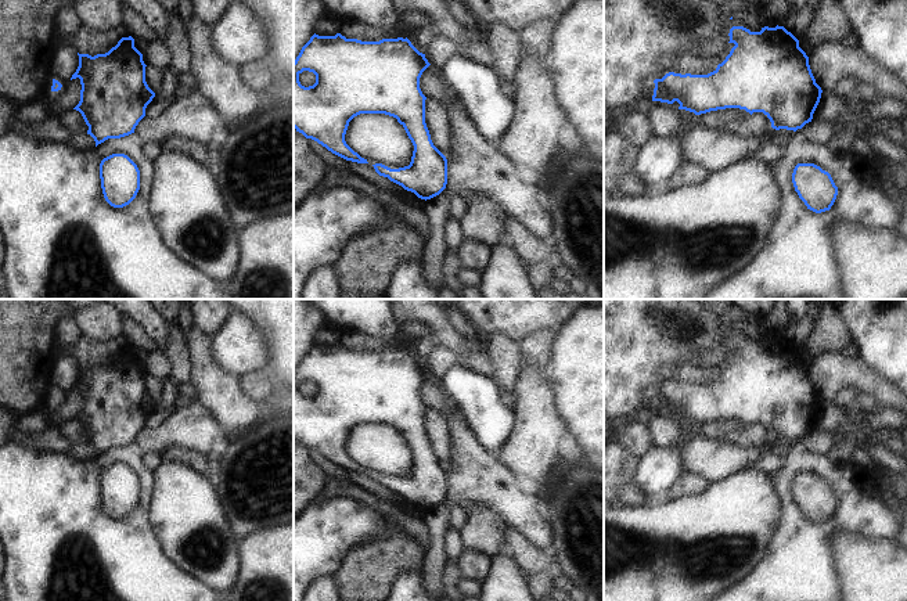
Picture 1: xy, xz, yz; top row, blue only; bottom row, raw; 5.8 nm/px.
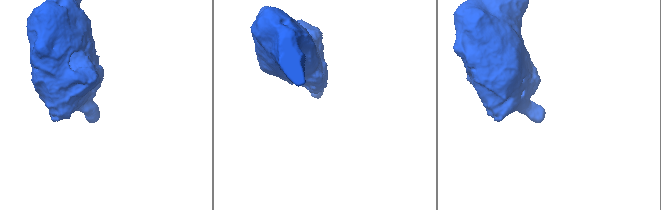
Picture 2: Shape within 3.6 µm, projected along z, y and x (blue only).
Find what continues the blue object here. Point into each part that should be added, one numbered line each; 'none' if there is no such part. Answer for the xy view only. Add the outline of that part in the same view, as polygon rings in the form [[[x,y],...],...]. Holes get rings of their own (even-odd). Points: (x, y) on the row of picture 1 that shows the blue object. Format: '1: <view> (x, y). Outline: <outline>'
none

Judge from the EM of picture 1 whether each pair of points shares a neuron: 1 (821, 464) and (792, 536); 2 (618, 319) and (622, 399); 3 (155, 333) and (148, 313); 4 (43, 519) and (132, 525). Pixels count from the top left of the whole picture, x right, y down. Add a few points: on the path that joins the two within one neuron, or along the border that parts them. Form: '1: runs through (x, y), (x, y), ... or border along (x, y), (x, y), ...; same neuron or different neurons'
1: runs through (798, 465), (787, 477), (787, 499), (791, 513); same neuron
2: runs through (618, 338), (618, 380); same neuron
3: runs through (155, 328), (148, 317); same neuron
4: runs through (65, 526), (110, 526); same neuron

